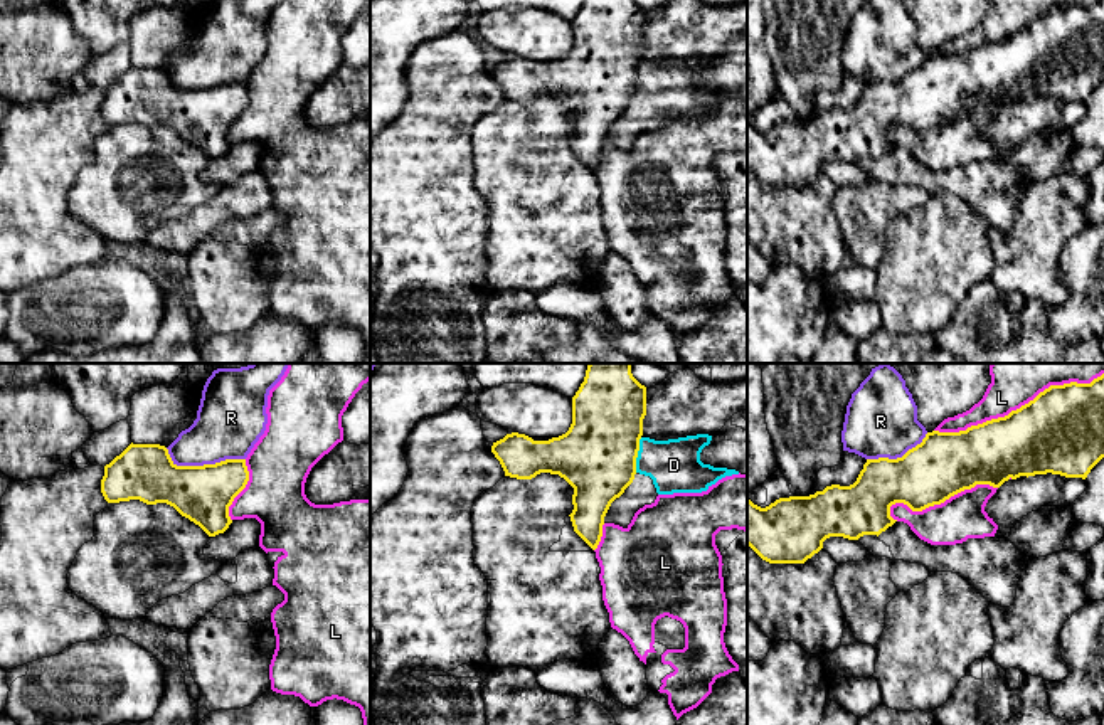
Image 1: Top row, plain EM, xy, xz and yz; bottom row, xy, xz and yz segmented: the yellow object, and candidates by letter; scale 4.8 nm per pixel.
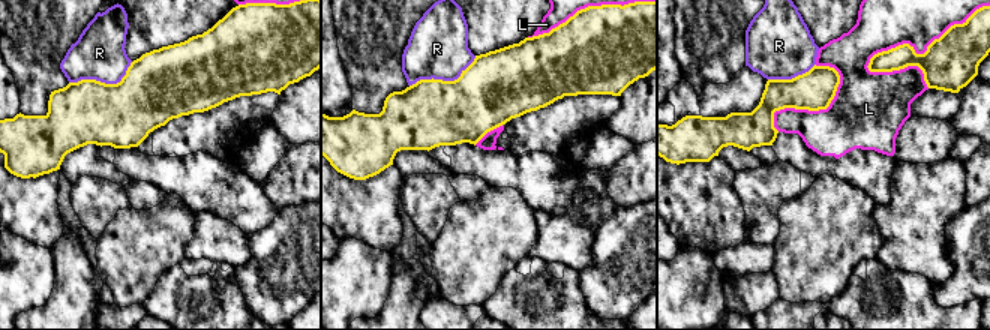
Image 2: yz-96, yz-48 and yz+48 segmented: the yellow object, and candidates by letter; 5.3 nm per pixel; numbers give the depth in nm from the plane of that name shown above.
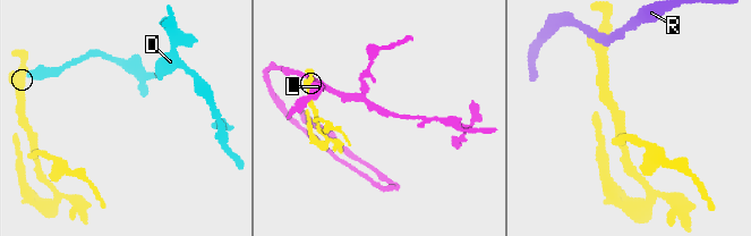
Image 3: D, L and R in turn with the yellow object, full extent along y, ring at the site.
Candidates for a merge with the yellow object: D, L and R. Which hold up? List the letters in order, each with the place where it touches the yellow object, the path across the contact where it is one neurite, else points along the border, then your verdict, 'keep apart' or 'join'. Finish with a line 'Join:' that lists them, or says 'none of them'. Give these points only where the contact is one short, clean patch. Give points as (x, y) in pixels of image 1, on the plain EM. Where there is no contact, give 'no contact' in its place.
D: xz (636, 78) | along xz (642, 61), (635, 95) | keep apart
L: yz (1017, 32) | keep apart
R: xy (204, 88) | keep apart
Join: none of them

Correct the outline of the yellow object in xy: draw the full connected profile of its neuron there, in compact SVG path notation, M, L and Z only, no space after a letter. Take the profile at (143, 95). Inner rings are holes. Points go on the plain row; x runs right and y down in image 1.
M131 66L104 89L101 116L108 126L167 126L215 160L232 146L229 130L247 104L246 82L177 89L165 69Z

